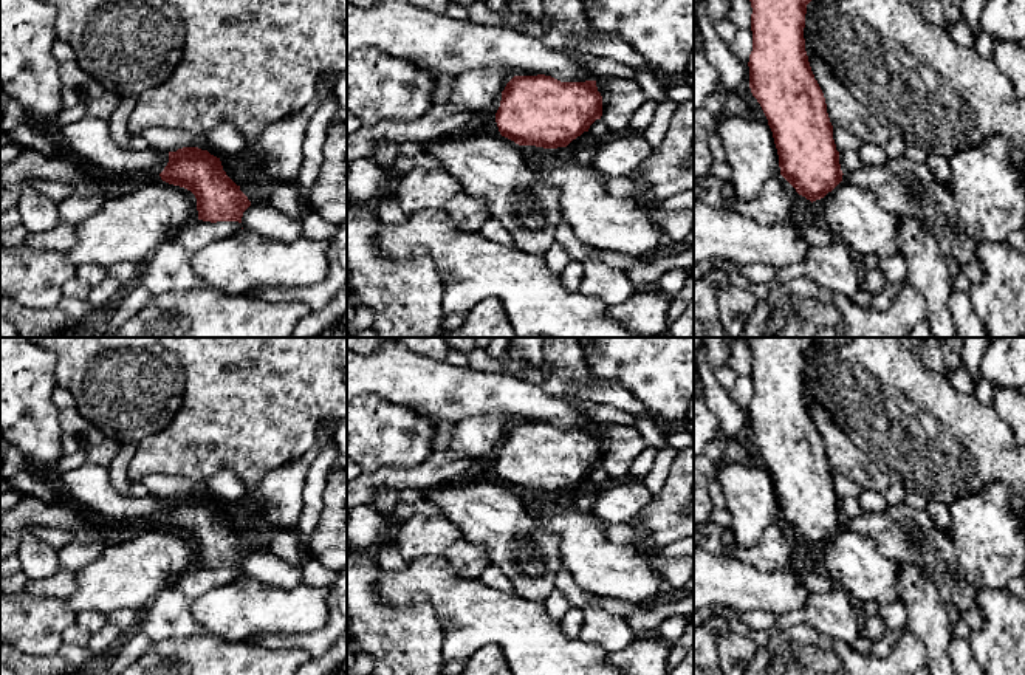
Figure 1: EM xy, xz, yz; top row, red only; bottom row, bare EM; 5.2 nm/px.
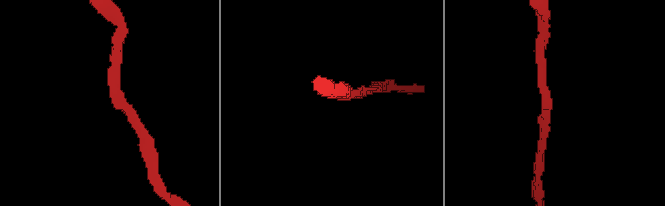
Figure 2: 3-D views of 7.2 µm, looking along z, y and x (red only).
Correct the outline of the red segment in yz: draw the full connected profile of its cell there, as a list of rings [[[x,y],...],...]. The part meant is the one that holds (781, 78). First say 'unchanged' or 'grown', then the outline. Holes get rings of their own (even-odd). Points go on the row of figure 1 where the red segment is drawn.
unchanged; [[[749,0],[752,51],[749,88],[773,132],[780,175],[811,203],[824,198],[842,181],[839,152],[827,113],[824,93],[814,79],[805,51],[805,14],[811,0]]]

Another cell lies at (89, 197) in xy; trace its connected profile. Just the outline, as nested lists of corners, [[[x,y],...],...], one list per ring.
[[[132,172],[132,173],[99,173],[93,183],[77,183],[74,194],[59,204],[59,220],[71,226],[98,212],[110,198],[108,187],[116,187],[119,195],[139,189],[147,183],[163,181],[159,173]]]

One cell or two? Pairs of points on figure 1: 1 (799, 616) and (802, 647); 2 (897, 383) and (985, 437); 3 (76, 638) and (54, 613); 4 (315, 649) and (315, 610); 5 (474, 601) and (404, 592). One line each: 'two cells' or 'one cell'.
1: two cells
2: one cell
3: two cells
4: two cells
5: one cell

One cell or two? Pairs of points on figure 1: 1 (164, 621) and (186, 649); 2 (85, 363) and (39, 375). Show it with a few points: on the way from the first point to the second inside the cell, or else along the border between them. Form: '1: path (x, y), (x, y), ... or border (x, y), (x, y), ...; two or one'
1: border (205, 630), (189, 637), (152, 643); two
2: border (53, 353), (54, 380), (58, 384); two

